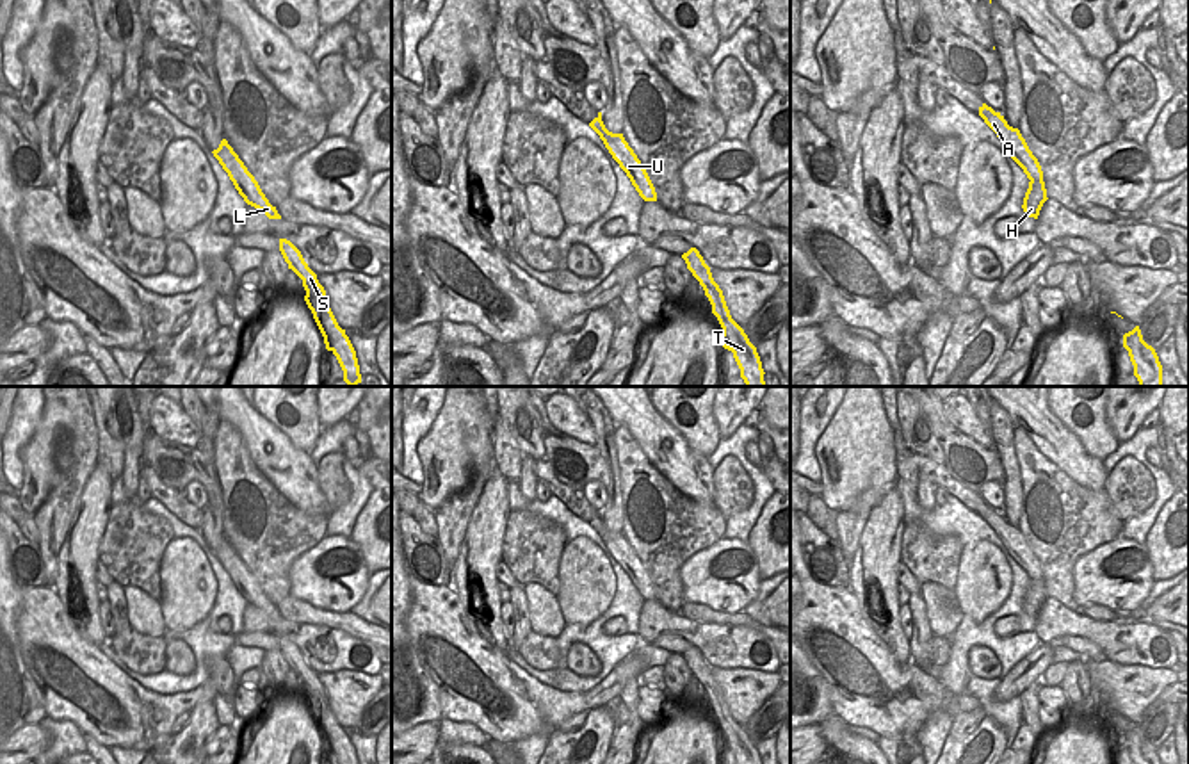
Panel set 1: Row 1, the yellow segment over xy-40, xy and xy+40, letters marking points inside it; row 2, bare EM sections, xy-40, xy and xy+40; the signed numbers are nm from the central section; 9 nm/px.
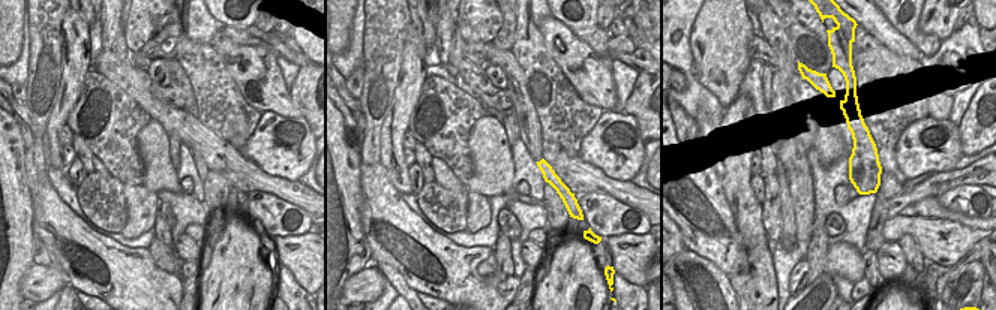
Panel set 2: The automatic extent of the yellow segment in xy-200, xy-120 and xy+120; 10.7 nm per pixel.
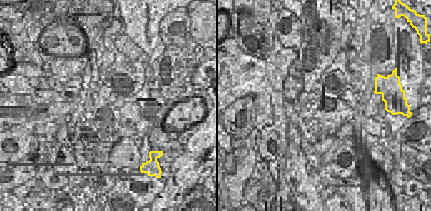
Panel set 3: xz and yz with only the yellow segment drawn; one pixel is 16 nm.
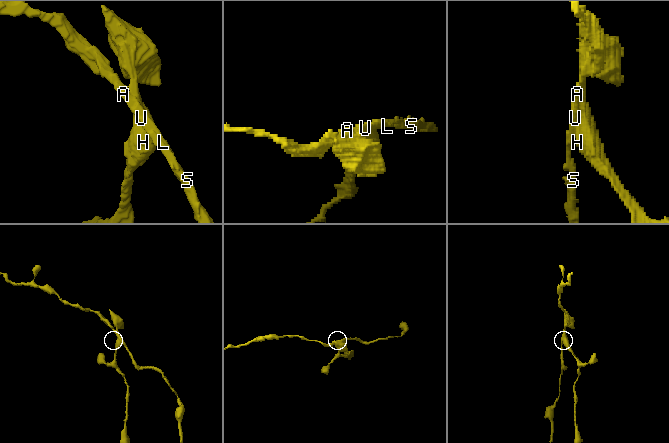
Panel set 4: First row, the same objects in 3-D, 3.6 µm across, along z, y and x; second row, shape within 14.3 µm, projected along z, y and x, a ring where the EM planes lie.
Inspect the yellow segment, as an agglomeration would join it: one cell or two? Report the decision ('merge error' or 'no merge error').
merge error

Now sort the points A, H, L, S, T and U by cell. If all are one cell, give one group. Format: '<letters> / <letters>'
A L S T U / H

